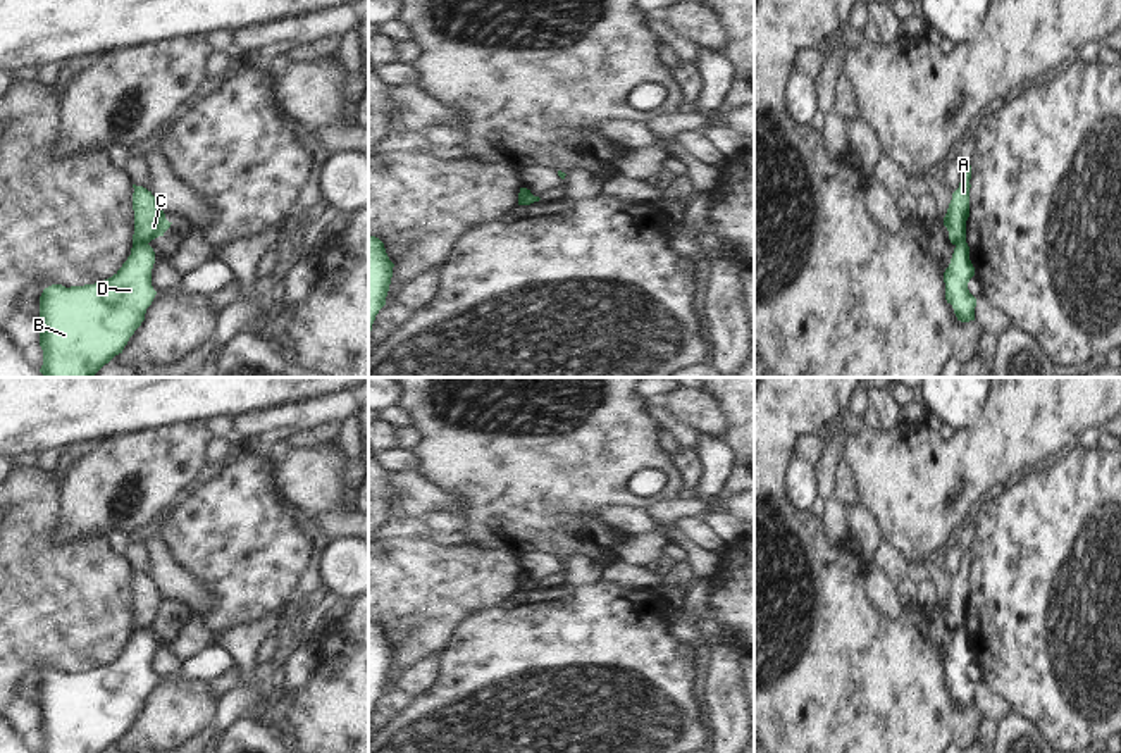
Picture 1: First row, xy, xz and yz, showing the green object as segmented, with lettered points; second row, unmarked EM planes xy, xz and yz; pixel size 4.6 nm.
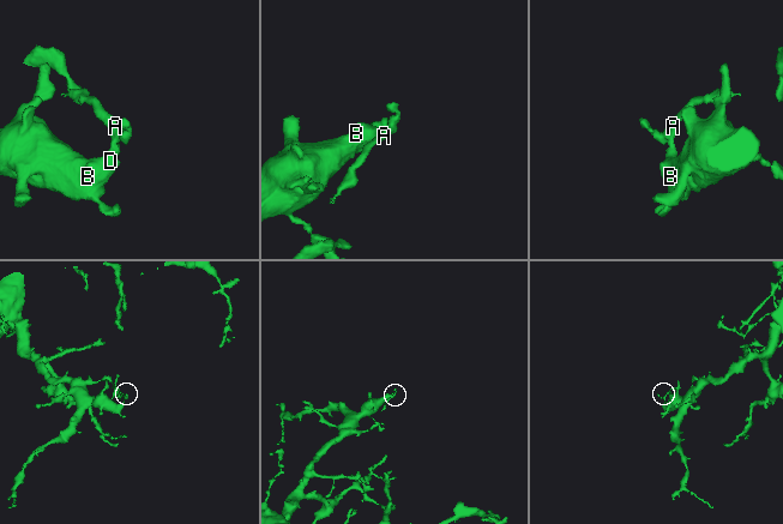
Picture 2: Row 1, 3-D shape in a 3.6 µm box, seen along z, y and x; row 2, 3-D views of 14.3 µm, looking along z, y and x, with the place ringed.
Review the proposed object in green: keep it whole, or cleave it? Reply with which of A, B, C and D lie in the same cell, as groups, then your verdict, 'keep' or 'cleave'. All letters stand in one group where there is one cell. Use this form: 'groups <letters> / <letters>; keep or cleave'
groups A C / B D; cleave

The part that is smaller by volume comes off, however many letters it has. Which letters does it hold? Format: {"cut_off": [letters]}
{"cut_off": ["A", "C"]}

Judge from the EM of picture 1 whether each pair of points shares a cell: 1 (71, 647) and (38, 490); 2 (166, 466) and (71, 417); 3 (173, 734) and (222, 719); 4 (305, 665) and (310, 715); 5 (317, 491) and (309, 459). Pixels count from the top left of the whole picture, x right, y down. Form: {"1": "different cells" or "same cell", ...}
{"1": "same cell", "2": "different cells", "3": "different cells", "4": "different cells", "5": "same cell"}

